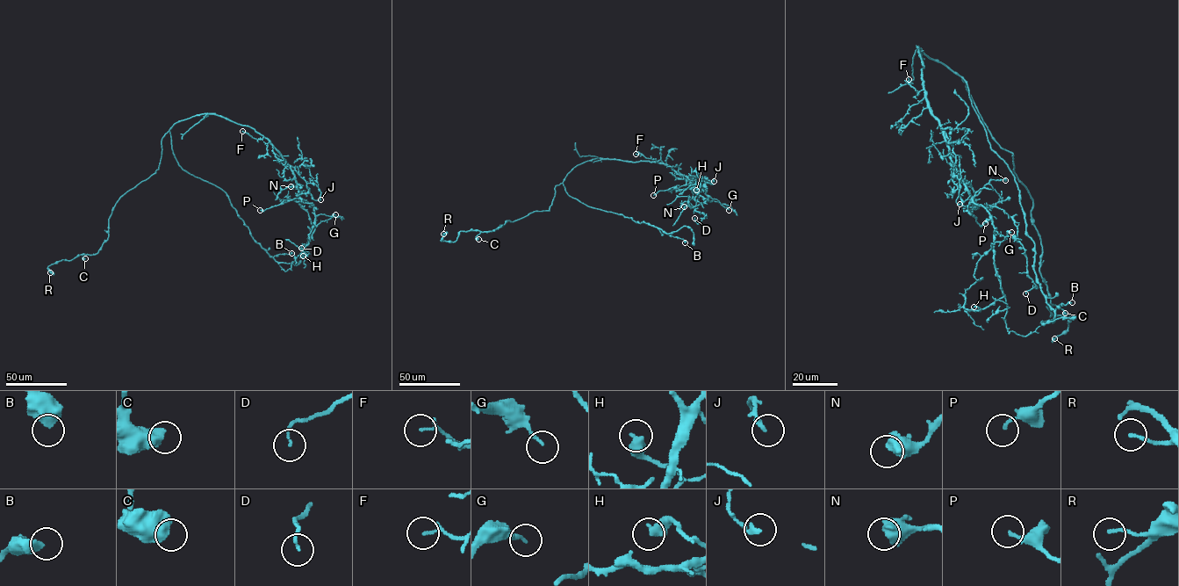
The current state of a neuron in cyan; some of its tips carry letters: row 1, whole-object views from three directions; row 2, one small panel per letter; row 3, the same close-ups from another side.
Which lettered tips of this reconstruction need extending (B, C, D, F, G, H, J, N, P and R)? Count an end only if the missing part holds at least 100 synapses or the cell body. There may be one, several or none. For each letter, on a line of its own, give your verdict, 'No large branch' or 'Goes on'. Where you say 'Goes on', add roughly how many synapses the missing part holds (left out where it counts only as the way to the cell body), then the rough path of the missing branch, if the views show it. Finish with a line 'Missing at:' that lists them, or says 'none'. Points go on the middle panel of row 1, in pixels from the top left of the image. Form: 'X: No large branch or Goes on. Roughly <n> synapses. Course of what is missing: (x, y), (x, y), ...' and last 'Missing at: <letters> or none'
B: No large branch
C: No large branch
D: No large branch
F: No large branch
G: No large branch
H: No large branch
J: No large branch
N: No large branch
P: No large branch
R: No large branch
Missing at: none

